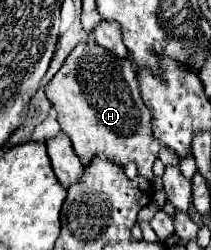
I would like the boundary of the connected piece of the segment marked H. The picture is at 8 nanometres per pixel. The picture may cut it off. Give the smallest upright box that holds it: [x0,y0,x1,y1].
[45,42,161,178]

